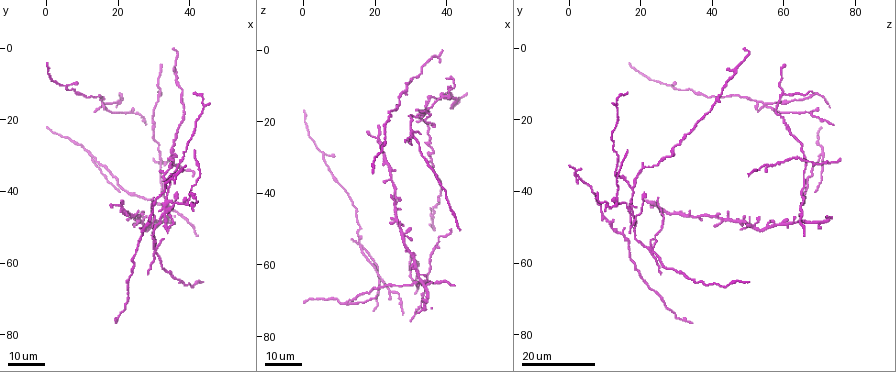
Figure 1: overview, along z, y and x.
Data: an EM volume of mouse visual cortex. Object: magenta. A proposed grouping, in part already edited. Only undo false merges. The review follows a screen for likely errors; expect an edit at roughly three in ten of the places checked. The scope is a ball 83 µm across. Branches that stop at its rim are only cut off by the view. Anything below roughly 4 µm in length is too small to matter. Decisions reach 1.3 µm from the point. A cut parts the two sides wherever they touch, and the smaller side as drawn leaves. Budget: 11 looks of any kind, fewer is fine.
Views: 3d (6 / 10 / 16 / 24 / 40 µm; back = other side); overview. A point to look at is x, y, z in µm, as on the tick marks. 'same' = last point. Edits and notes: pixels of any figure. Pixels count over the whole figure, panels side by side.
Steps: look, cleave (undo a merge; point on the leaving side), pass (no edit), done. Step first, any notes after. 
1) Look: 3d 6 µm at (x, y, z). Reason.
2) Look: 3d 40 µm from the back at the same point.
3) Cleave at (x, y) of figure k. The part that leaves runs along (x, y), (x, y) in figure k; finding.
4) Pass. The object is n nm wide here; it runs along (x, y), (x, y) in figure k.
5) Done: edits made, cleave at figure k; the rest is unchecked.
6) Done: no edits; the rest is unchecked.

Look: 3d 16 µm at (13.0, 29.5, 71.0).

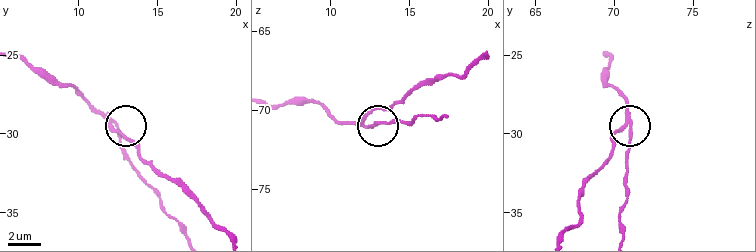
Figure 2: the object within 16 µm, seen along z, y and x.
Look: 3d 10 µm at (12.3, 29.3, 70.9).

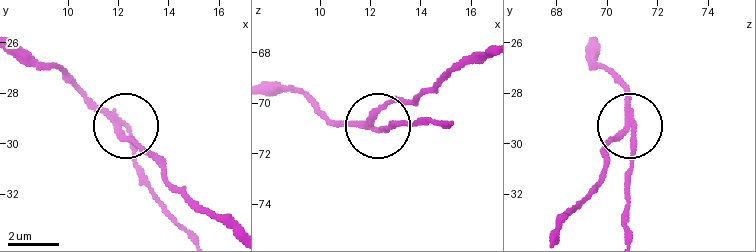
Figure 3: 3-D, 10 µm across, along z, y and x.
Cleave at (133, 153) of figure 3. The side arm is 14 µm long; 3 arms meet here; a second cell is stuck on.

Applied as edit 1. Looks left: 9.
Look: overview.

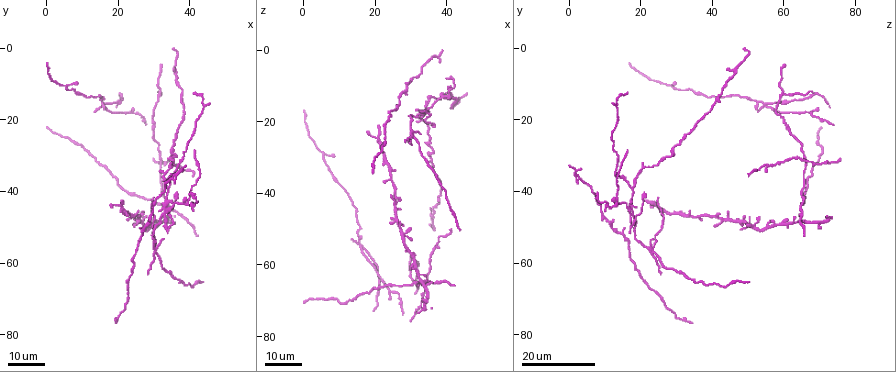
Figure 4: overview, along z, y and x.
Look: 3d 24 µm at (15.5, 16.0, 55.0). Looks like a crossing.

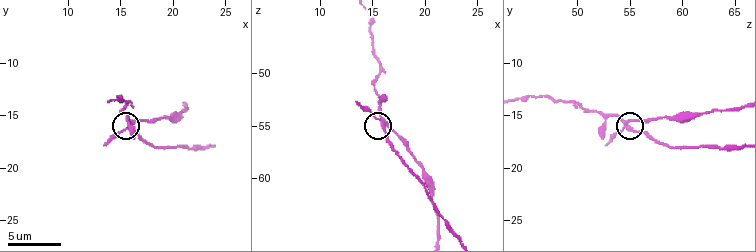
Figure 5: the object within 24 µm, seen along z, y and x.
Look: 3d 6 µm at (16.2, 15.6, 54.6).

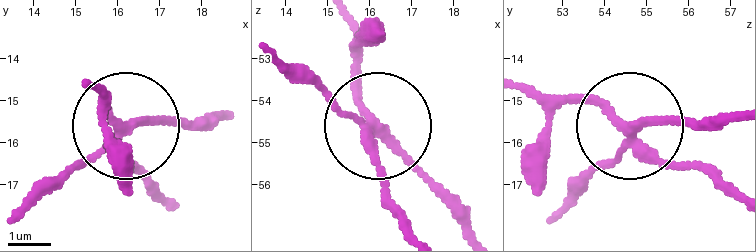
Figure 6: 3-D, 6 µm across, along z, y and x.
Cleave at (71, 166) of figure 6. 4 arms meet here; a second cell is stuck on.

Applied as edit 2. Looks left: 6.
Look: 3d 24 µm at (31.5, 13.0, 60.5).

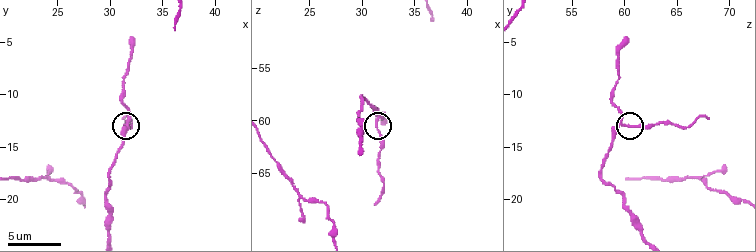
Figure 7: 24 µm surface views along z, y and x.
Look: 3d 10 µm at (31.6, 12.6, 59.8). Zoom in.

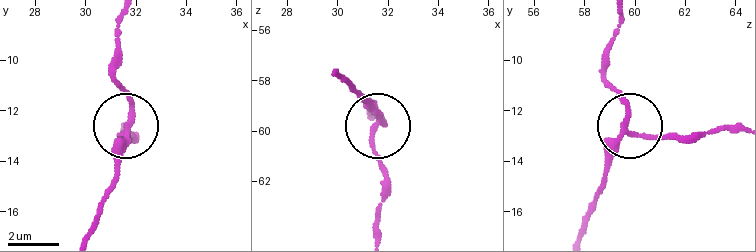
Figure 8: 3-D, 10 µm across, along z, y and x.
Cleave at (376, 159) of figure 8. The side arm is 10 µm long; 3 arms meet here; a second cell is stuck on.

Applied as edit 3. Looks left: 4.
Look: 3d 24 µm at (26.5, 48.5, 48.0).

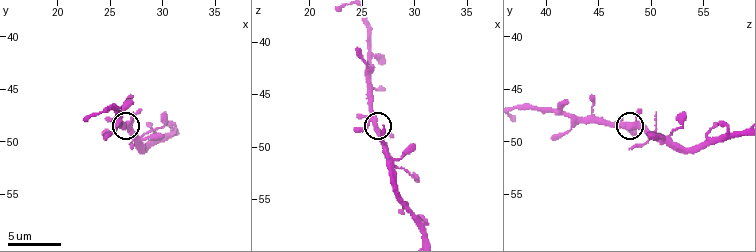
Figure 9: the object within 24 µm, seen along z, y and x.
Look: 3d 10 µm at (26.4, 48.4, 48.2).

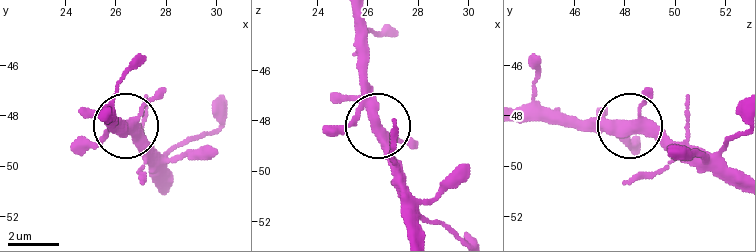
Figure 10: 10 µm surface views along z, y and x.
Pass. The object is 360 nm wide here; continuous, no second cell.

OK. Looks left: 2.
Look: 3d 24 µm at (35.5, 30.0, 27.0). Sudden change in width.

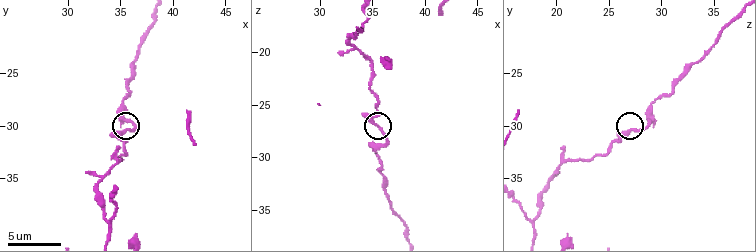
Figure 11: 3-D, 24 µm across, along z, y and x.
Look: 3d 10 µm at (35.0, 30.6, 27.0).

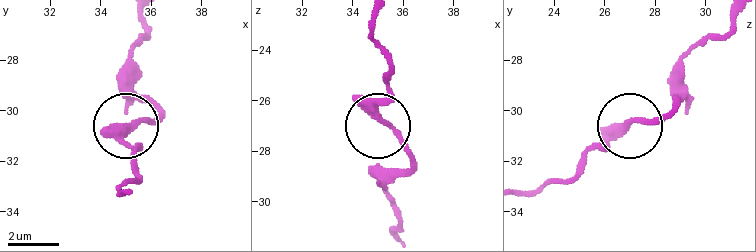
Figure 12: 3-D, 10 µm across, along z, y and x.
Pass. The object is 300 nm wide here; it runs along (376, 19), (372, 39), (389, 77), (376, 116), (413, 165) in figure 12; one cell here.

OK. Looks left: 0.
Done: edits made, cleave at figure 3, cleave at figure 6, cleave at figure 8; the rest is unchecked.

